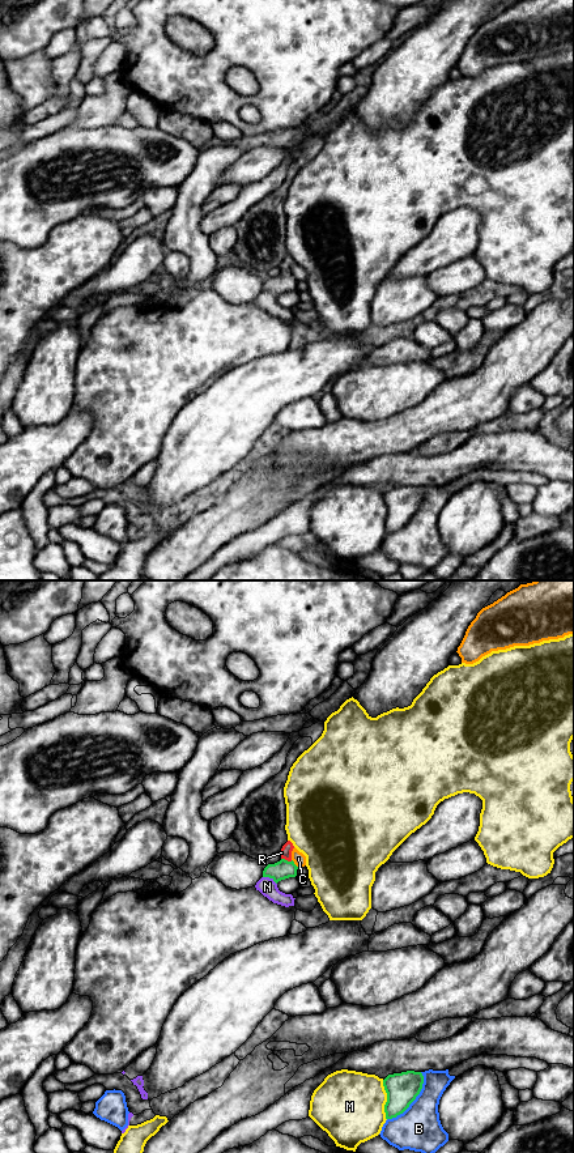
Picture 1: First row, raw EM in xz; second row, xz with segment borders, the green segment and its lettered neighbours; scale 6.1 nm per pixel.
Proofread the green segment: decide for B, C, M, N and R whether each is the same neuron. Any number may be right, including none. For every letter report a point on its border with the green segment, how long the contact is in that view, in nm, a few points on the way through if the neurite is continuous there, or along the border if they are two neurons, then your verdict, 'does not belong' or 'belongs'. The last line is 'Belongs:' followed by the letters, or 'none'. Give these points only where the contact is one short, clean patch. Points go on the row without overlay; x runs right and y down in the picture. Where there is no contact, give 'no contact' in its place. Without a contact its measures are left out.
B: xz (415, 513) | 360 nm | does not belong
C: xz (293, 277) | 70 nm | along xz (292, 273), (297, 281) | does not belong
M: xz (387, 514) | 240 nm | does not belong
N: xz (270, 292) | 100 nm | along xz (263, 290), (268, 290), (276, 298) | does not belong
R: xz (286, 275) | 70 nm | across xz (283, 284), (286, 275), (285, 267) | belongs
Belongs: R

